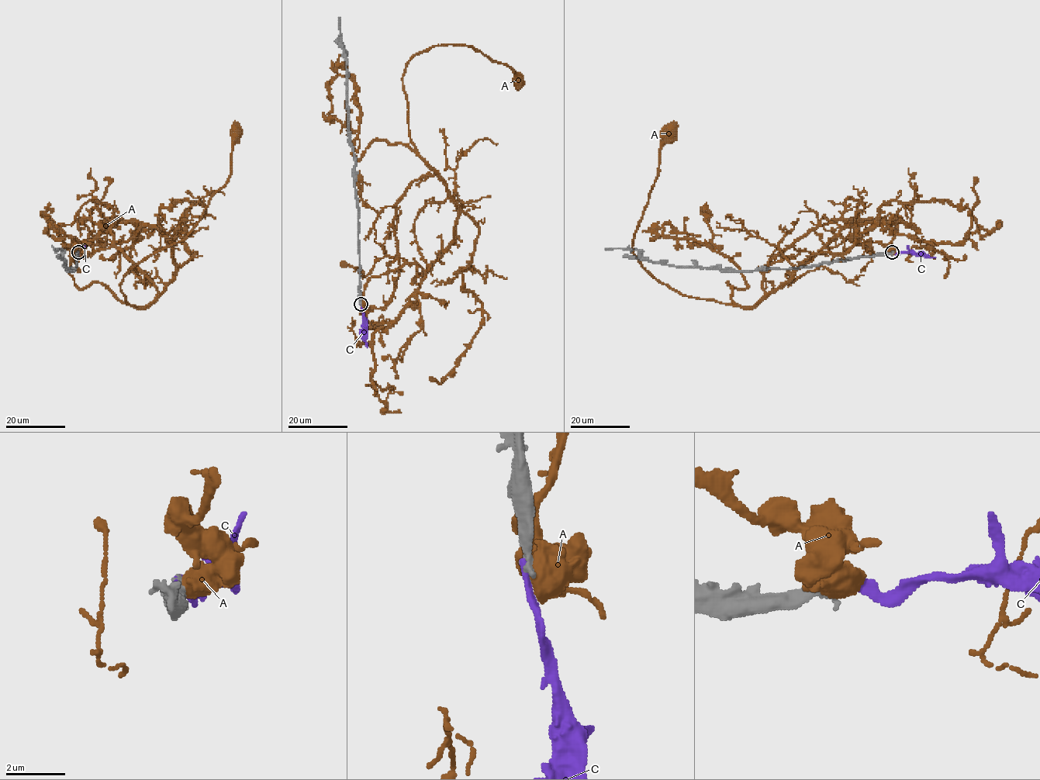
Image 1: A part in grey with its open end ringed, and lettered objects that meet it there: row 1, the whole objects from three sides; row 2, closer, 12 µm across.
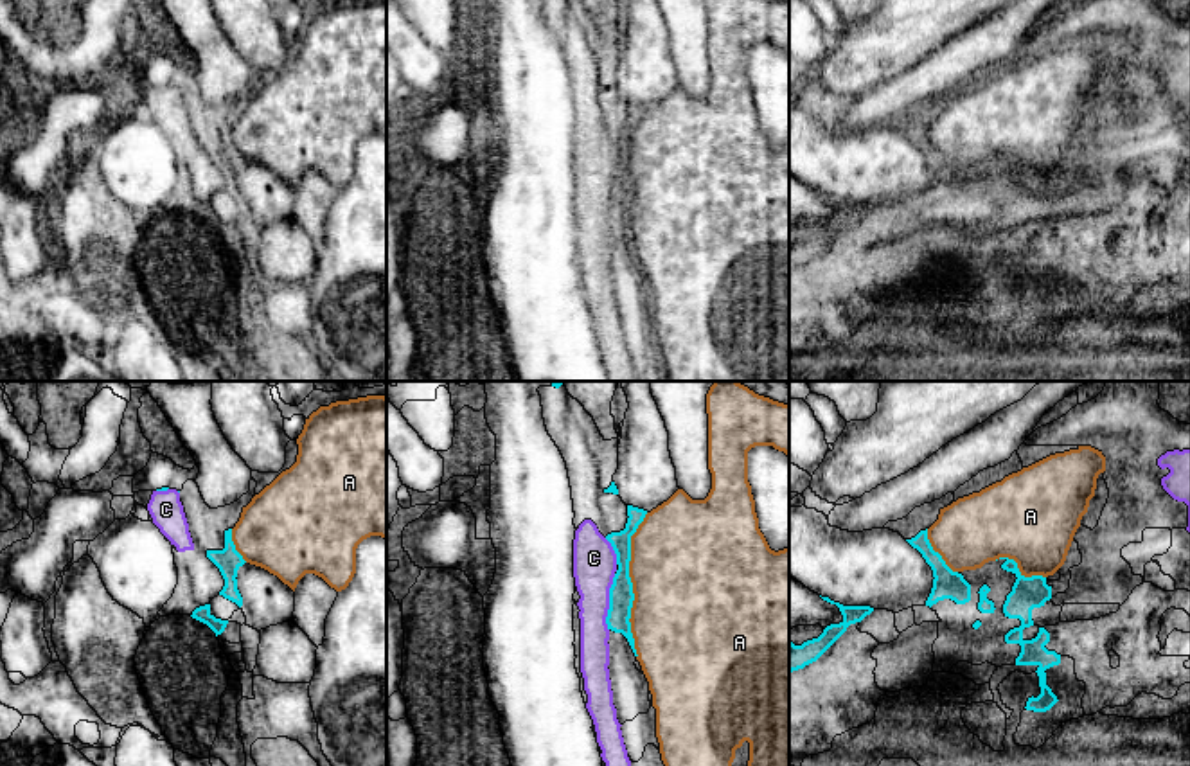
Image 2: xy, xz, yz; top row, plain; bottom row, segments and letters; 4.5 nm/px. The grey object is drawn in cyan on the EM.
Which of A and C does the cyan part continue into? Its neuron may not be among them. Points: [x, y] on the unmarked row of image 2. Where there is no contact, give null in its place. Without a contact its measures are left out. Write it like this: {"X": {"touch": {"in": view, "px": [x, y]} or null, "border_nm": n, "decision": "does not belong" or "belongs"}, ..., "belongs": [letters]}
{"A": {"touch": {"in": "xz", "px": [631, 182]}, "border_nm": 650, "decision": "does not belong"}, "C": {"touch": {"in": "xz", "px": [610, 200]}, "border_nm": 260, "decision": "belongs"}, "belongs": ["C"]}

